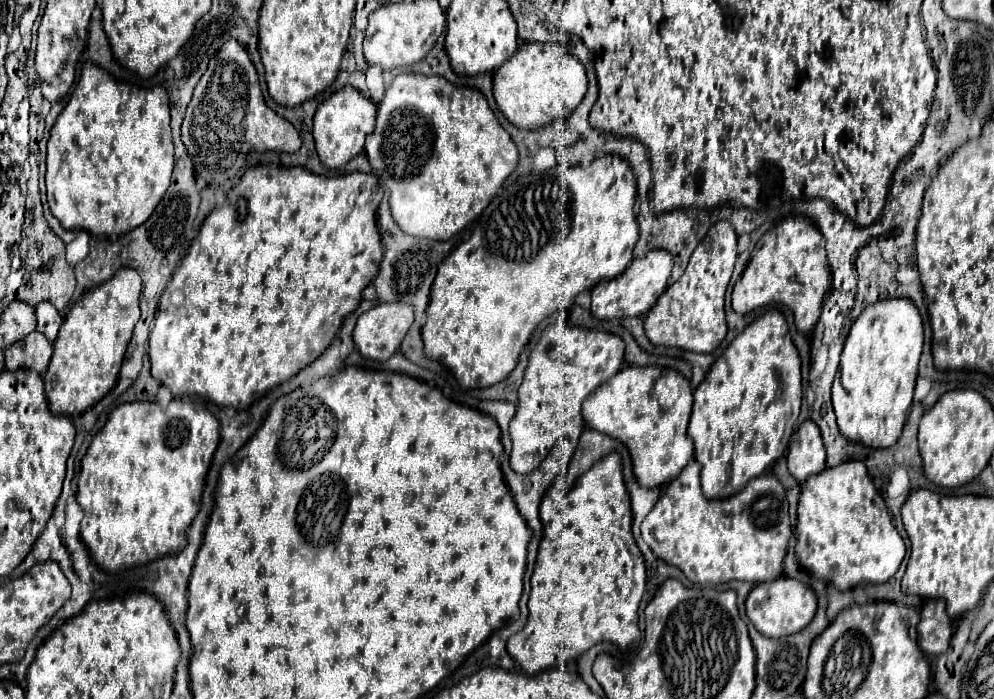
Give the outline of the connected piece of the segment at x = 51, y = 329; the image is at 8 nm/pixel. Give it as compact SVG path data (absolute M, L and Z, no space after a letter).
M39 302L35 306L37 312L37 330L47 336L47 340L55 340L59 326L63 322L63 316L57 312L57 308L51 302Z

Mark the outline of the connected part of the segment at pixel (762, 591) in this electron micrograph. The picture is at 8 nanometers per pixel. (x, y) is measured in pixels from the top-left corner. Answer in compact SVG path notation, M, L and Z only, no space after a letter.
M779 576L773 582L757 584L749 592L745 608L747 608L749 620L753 622L753 626L761 634L765 634L769 638L783 638L783 636L801 632L813 620L815 610L817 610L817 596L807 584L803 584L803 582L795 580L795 578Z

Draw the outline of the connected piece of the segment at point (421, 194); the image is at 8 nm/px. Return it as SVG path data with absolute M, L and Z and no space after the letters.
M409 72L409 74L399 74L393 84L387 88L383 100L379 102L379 110L377 110L377 126L375 130L367 136L365 140L365 154L369 158L371 168L377 172L377 176L383 180L383 184L389 188L391 192L391 214L395 218L395 222L399 224L399 228L403 232L407 232L409 236L419 236L419 238L431 238L431 240L449 240L453 234L457 234L459 230L463 230L469 222L473 222L491 202L491 198L495 196L497 188L503 184L503 180L515 170L517 166L517 146L513 144L511 136L501 128L501 124L497 122L495 114L489 110L487 100L483 98L481 92L477 90L463 90L461 86L451 84L449 80L445 80L443 76L425 76L419 72Z

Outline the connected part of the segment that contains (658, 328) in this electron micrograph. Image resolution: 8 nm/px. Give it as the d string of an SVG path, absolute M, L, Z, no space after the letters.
M719 220L717 224L713 224L709 228L707 236L699 242L695 252L691 254L691 260L689 260L683 276L677 282L673 282L663 292L663 296L659 296L657 304L645 316L645 334L647 334L647 338L653 344L661 344L661 346L677 346L677 348L693 350L693 352L713 352L723 342L723 338L727 334L723 302L725 302L727 284L731 280L731 274L733 274L735 258L737 258L737 232L735 232L731 222Z

